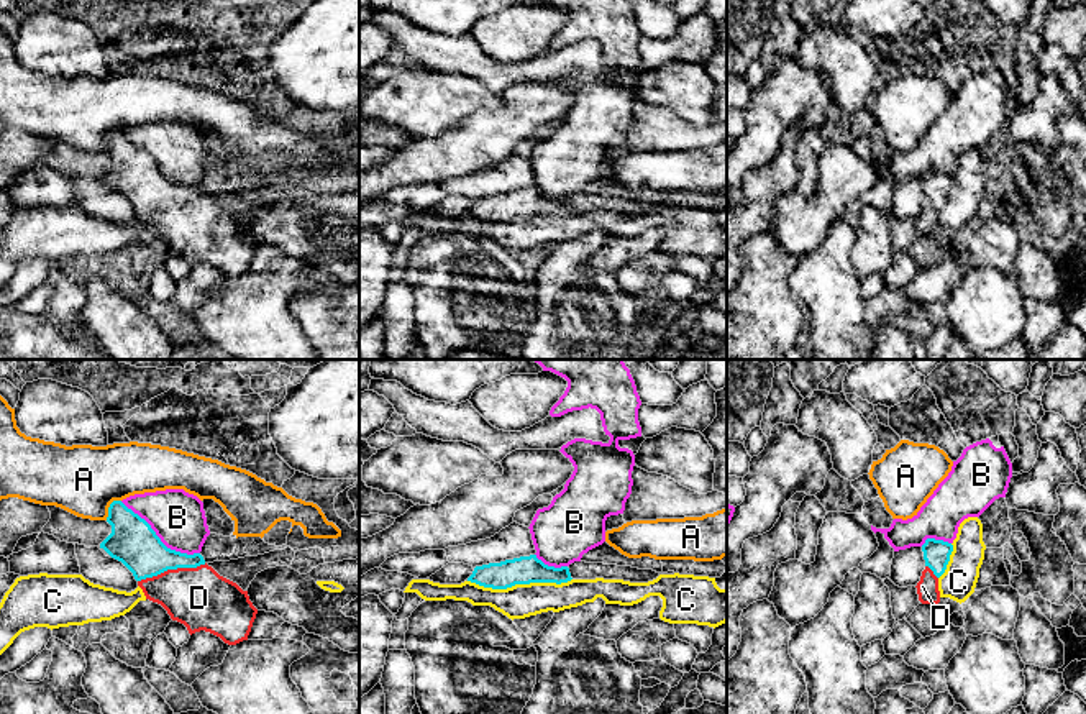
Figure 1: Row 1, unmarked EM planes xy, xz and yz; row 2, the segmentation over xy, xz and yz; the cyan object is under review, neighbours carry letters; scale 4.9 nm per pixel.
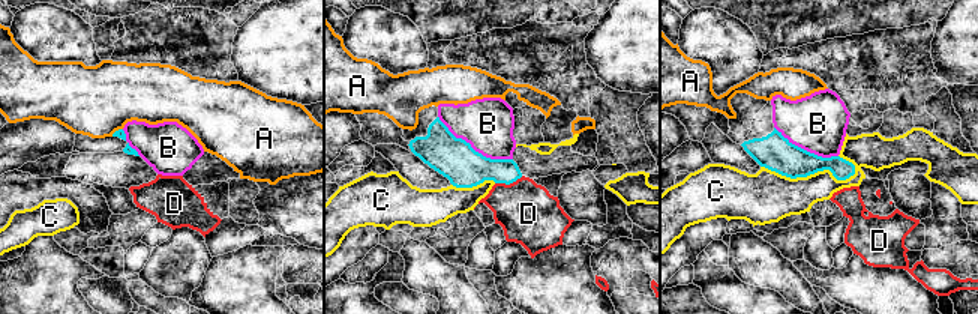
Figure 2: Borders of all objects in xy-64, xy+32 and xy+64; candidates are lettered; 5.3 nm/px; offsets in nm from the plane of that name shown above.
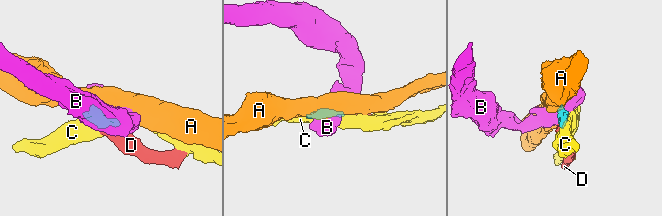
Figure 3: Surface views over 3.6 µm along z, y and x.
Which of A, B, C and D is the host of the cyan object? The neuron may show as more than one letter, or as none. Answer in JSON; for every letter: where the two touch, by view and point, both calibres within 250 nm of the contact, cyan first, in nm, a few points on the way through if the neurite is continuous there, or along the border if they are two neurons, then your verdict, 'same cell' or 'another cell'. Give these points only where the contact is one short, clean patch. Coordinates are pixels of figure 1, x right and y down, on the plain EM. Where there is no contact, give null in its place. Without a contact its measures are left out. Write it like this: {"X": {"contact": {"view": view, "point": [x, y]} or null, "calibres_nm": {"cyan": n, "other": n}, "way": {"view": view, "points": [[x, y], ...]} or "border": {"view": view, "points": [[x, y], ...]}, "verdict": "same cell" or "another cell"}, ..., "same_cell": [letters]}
{"A": {"contact": {"view": "xy", "point": [109, 140]}, "calibres_nm": {"cyan": 220, "other": 340}, "border": {"view": "xy", "points": [[120, 132], [110, 137], [105, 151]]}, "verdict": "another cell"}, "B": {"contact": {"view": "xy", "point": [158, 169]}, "calibres_nm": {"cyan": 220, "other": 260}, "border": {"view": "xy", "points": [[120, 133], [136, 145], [168, 179], [199, 186]]}, "verdict": "another cell"}, "C": {"contact": {"view": "xz", "point": [519, 215]}, "calibres_nm": {"cyan": 140, "other": 170}, "verdict": "another cell"}, "D": {"contact": {"view": "xy", "point": [171, 201]}, "calibres_nm": {"cyan": 220, "other": 300}, "way": {"view": "xy", "points": [[133, 174], [159, 201], [171, 201], [199, 230]]}, "verdict": "same cell"}, "same_cell": ["D"]}

